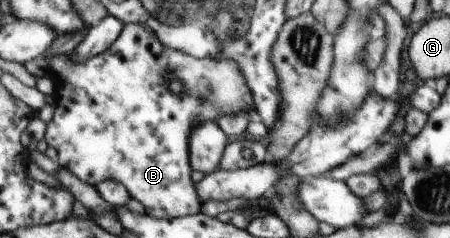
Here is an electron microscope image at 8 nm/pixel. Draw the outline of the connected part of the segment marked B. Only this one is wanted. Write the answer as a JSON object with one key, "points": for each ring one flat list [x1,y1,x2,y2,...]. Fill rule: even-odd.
{"points":[[136,23,126,24,121,37,111,46,111,49,105,51,99,57,91,59,91,61,77,61,77,59,71,57,71,54,59,55,59,53,51,53,49,59,51,59,51,67,47,69,47,75,57,83,57,93,55,96,58,106,56,107,53,119,48,123,49,131,46,135,46,141,58,150,59,162,62,167,73,171,75,175,79,175,85,183,93,183,93,185,97,186,107,180,121,181,131,191,133,198,144,204,146,211,153,215,153,217,177,219,187,217,188,215,199,215,201,213,201,199,197,195,197,187,195,187,197,184,193,181,193,129,199,123,218,121,223,115,237,115,241,111,254,111,256,114,256,95,253,95,252,87,249,87,249,81,247,81,241,65,237,61,233,61,233,59,223,59,223,61,221,59,213,59,213,57,197,59,197,57,193,57,193,55,189,55,185,51,177,51,177,49,167,47,161,41,160,35,157,35,156,31],[177,79,181,79,181,83,185,83,185,91,181,95,173,93,173,88,171,87,171,81,177,81]]}

